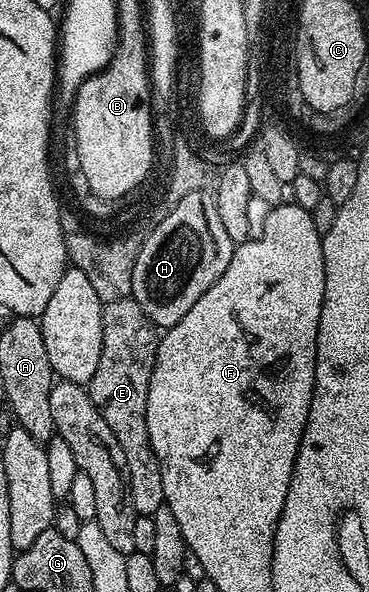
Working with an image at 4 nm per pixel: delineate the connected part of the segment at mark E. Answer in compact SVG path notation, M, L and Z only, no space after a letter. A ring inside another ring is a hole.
M134 297L106 302L101 319L101 363L97 363L97 371L93 371L93 379L89 382L89 392L93 403L101 411L105 423L109 423L109 431L113 431L113 436L121 446L121 455L125 455L122 468L127 478L127 490L136 514L144 519L154 517L165 503L165 483L161 479L161 467L153 451L153 443L149 439L147 426L147 392L149 379L153 375L155 356L159 350L159 338L157 326L147 318L145 311L141 311Z

